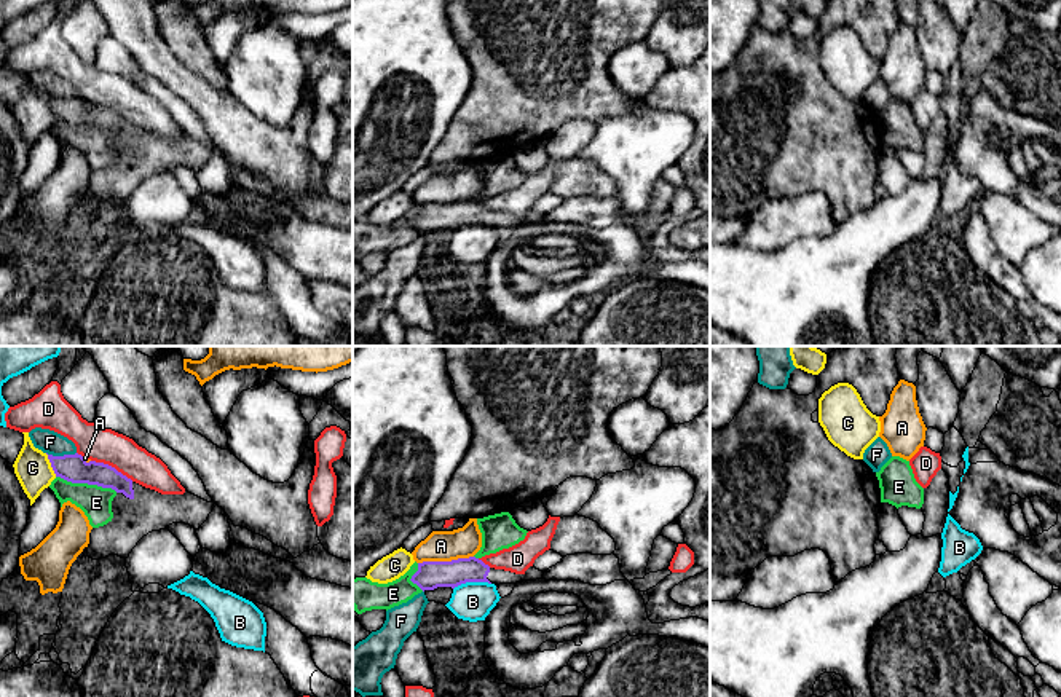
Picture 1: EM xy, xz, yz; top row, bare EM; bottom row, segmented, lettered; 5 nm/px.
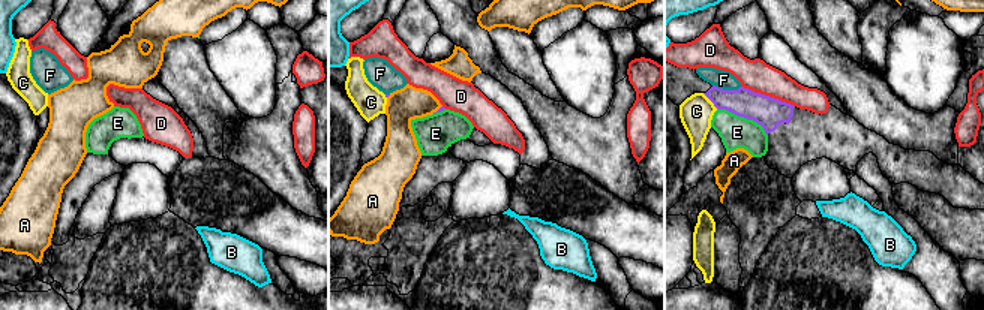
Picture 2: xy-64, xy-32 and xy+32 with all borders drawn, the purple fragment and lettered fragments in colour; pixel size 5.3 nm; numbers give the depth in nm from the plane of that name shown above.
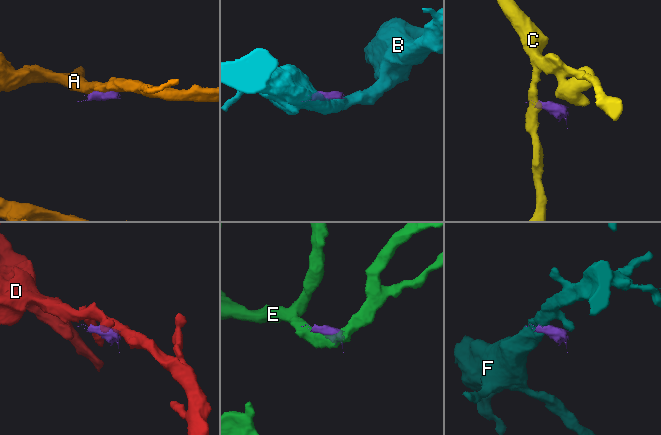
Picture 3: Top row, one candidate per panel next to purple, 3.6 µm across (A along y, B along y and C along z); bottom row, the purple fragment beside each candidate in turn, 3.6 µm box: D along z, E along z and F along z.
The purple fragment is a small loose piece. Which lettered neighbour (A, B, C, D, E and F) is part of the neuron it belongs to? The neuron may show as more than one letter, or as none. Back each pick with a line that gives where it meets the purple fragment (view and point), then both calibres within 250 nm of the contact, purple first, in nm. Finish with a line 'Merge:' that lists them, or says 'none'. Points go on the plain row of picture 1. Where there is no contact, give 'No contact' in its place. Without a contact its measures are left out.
Merge: none

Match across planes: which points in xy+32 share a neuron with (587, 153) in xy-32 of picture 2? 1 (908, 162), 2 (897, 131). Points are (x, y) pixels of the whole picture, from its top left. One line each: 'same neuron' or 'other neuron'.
1: other neuron
2: same neuron

